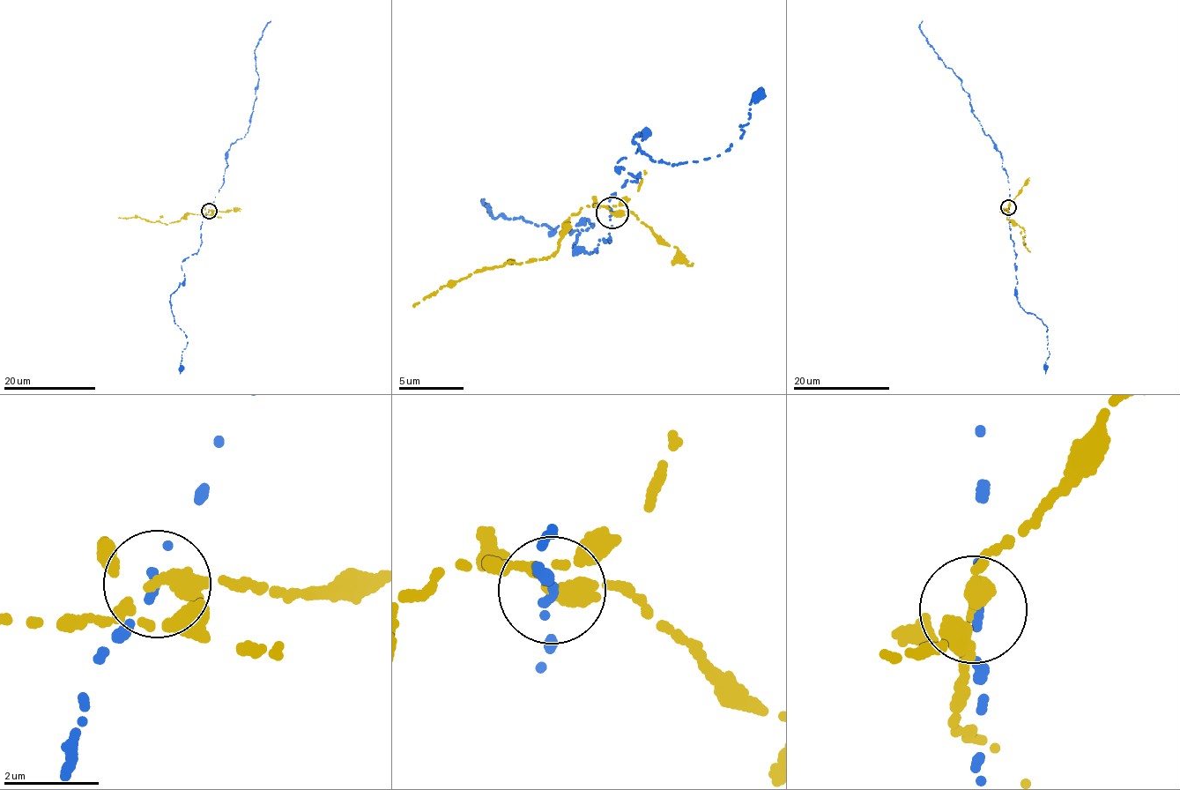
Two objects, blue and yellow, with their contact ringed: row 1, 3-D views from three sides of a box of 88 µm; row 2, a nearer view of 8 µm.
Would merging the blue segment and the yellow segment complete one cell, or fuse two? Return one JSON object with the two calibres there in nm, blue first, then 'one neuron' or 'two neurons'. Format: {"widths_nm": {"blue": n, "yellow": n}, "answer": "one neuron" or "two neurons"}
{"widths_nm": {"blue": 140, "yellow": 400}, "answer": "two neurons"}

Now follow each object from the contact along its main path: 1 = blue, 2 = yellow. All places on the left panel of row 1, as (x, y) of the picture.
1: (209, 212), (200, 227), (201, 245), (182, 262), (185, 281), (168, 301), (188, 344), (180, 374)
2: (210, 211), (212, 212), (210, 215), (190, 213), (179, 221), (167, 224), (137, 216), (118, 217)

